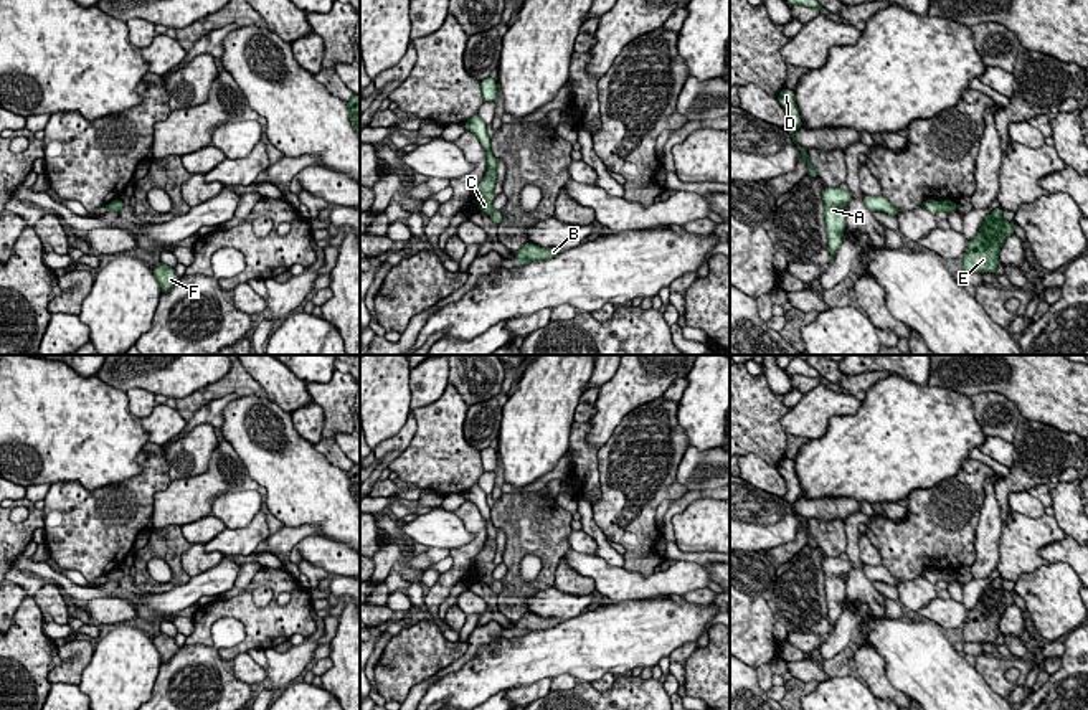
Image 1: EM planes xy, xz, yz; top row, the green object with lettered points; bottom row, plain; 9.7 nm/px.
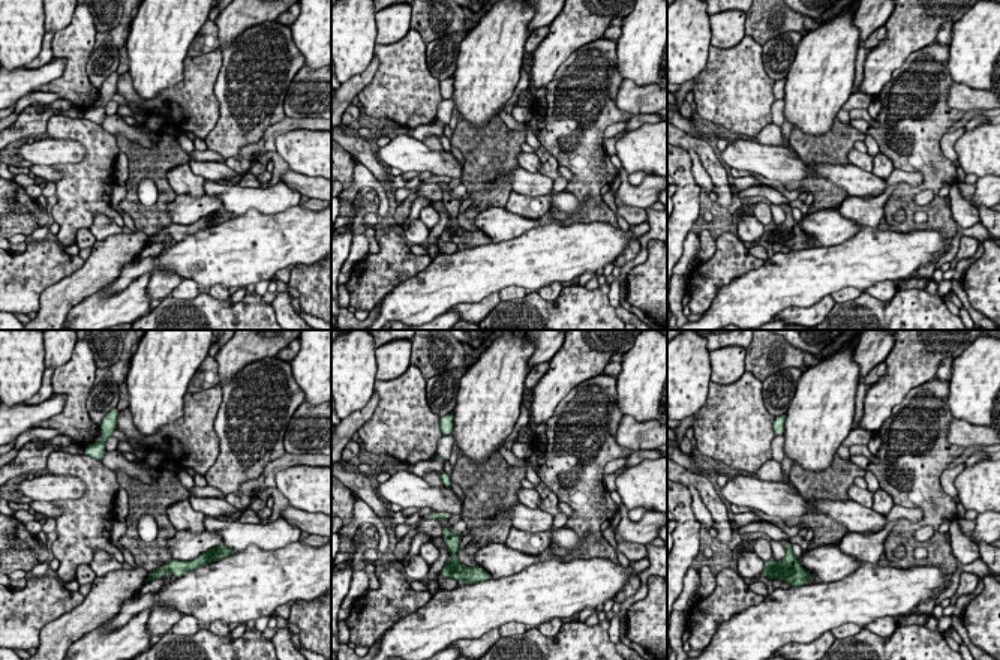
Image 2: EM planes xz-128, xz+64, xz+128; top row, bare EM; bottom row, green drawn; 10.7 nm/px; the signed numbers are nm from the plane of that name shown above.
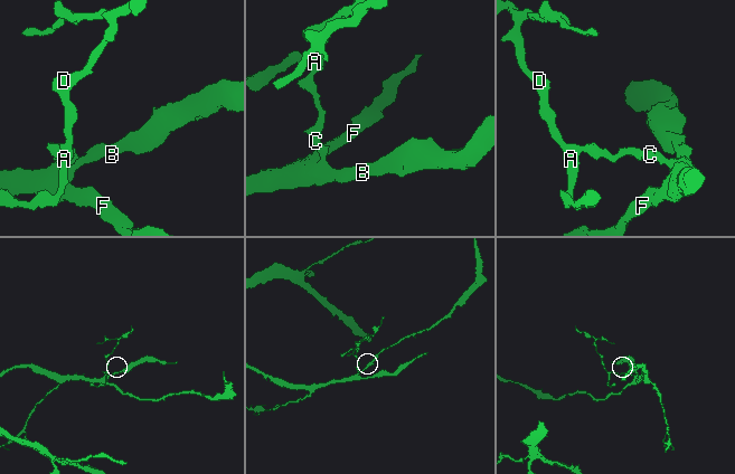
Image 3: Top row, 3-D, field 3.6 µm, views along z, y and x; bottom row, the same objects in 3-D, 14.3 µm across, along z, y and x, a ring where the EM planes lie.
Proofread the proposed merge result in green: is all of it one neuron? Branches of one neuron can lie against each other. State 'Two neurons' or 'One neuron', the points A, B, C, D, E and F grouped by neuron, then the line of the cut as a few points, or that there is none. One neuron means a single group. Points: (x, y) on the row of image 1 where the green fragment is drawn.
One neuron. Groups: A B C D E F. No split

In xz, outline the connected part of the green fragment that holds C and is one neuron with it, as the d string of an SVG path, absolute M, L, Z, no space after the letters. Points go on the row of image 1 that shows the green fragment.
M474 114L466 124L466 130L471 130L477 135L480 145L487 152L487 172L489 175L480 180L480 183L472 190L472 193L477 196L477 206L480 211L490 216L490 220L495 225L502 223L502 211L492 208L492 201L495 200L494 187L497 182L497 159L494 157L490 150L490 137L487 135L487 125L479 117L479 114Z

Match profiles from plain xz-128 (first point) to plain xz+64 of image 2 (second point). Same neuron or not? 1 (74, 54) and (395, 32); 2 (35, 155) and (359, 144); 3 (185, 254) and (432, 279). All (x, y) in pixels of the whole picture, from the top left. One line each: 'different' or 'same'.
1: different
2: different
3: same

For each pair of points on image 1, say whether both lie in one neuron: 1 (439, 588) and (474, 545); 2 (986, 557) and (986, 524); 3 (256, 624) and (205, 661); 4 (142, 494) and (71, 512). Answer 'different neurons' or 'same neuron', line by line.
1: same neuron
2: same neuron
3: different neurons
4: same neuron

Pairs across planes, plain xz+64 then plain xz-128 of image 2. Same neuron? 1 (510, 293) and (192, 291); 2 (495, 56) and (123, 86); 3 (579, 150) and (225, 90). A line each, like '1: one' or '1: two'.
1: one
2: two
3: one

